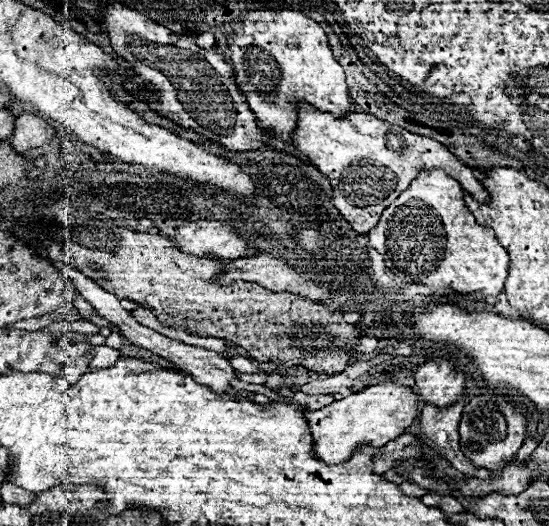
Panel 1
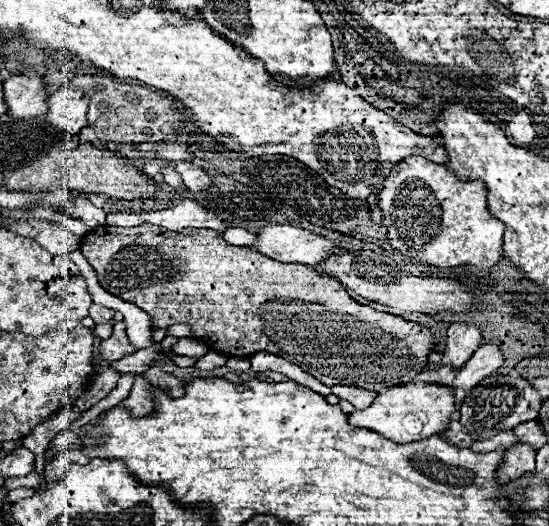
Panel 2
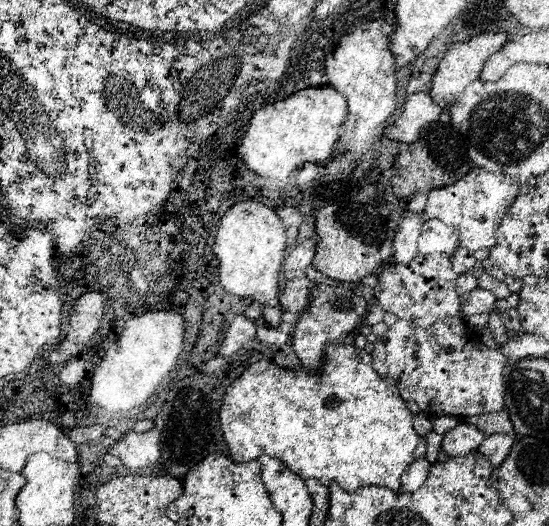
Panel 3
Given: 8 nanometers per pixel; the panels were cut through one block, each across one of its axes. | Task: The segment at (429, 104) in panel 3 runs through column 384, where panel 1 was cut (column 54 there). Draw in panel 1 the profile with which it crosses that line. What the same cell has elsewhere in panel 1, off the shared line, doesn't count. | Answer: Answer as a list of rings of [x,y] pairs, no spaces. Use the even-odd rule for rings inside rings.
[[[22,112],[16,118],[16,130],[10,142],[16,152],[28,152],[28,150],[34,150],[52,142],[54,136],[56,136],[56,130],[44,118]]]

